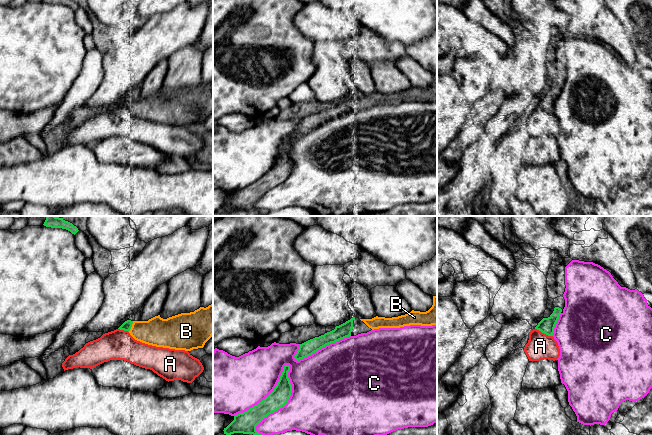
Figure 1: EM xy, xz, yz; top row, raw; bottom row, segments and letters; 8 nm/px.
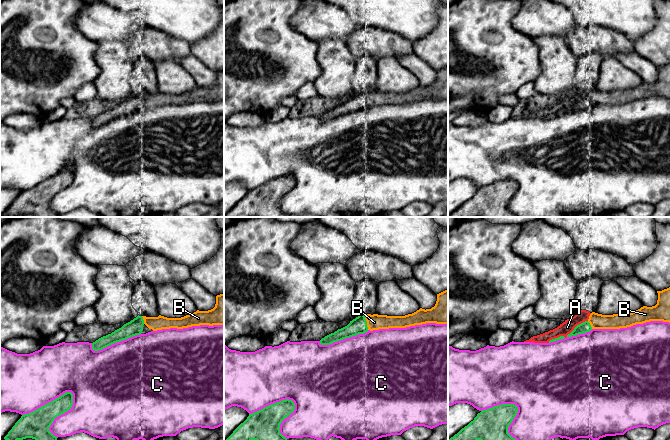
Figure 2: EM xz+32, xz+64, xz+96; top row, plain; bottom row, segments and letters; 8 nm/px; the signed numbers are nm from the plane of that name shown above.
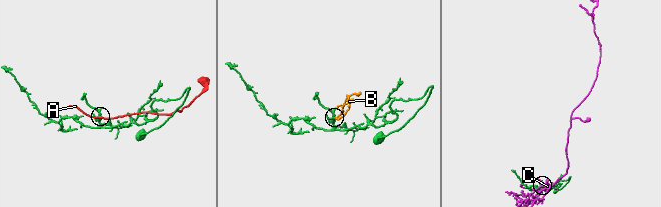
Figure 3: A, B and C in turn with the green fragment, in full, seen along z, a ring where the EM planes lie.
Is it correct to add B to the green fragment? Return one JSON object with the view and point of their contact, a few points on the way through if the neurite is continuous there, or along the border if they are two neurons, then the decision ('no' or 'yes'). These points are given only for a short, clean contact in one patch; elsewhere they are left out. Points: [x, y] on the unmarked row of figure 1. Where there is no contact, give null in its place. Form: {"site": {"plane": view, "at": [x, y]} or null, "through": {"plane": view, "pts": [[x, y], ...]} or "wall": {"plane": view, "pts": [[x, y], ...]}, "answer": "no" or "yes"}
{"site": {"plane": "xy", "at": [131, 102]}, "answer": "yes"}

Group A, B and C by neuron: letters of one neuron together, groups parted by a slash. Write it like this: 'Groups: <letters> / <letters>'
Groups: A / B / C

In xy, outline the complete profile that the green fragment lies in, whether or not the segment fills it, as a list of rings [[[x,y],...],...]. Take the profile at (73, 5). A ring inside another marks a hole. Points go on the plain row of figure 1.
[[[43,0],[46,3],[51,3],[51,4],[62,4],[70,7],[72,10],[76,10],[79,6],[76,2],[73,0]]]

